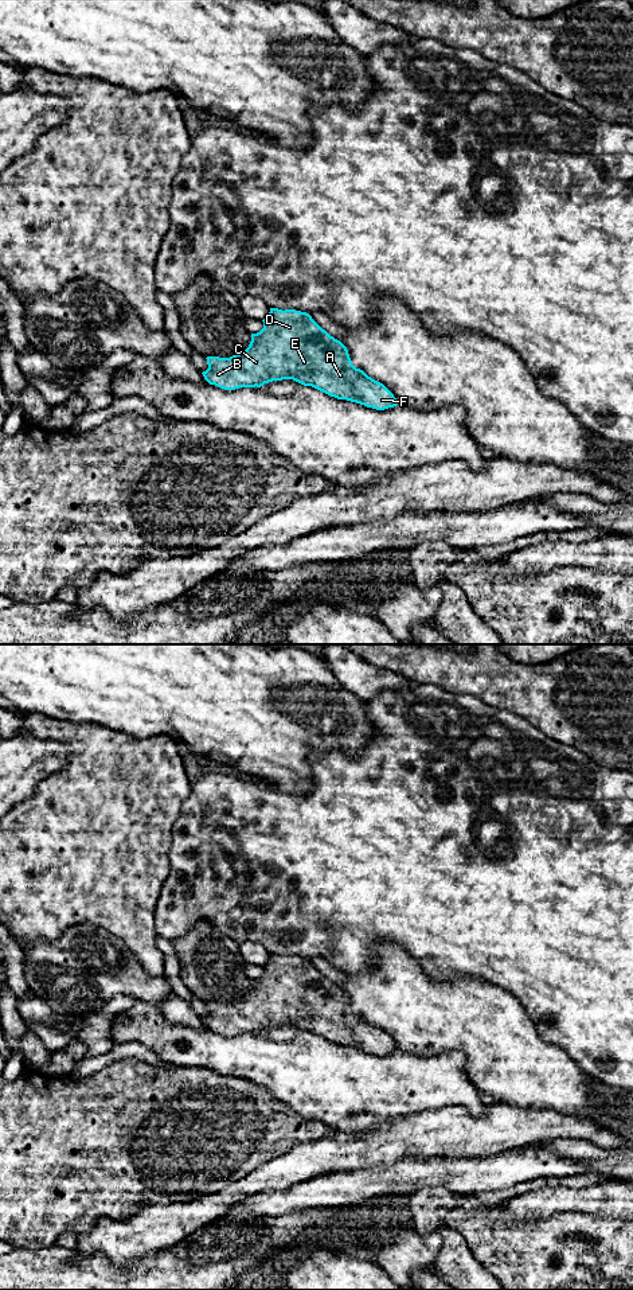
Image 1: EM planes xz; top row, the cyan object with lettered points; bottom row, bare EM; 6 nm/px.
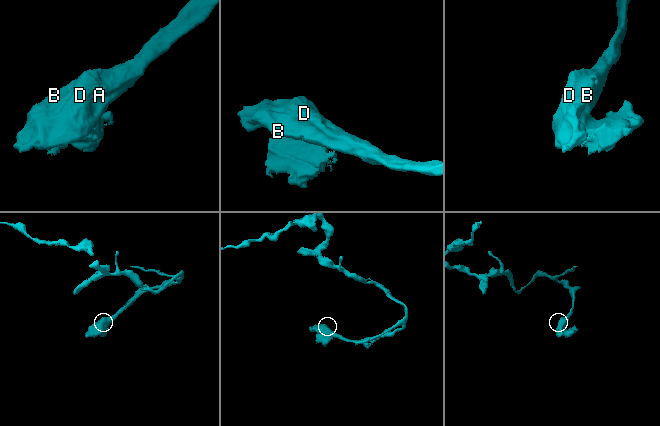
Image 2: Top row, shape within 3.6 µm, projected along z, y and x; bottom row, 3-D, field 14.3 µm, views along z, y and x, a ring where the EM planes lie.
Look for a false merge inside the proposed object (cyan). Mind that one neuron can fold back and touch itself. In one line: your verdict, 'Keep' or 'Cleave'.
Keep

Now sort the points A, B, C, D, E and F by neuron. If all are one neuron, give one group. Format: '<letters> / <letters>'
A B C D E F

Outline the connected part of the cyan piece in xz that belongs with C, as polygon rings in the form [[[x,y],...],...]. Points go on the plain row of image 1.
[[[270,954],[269,960],[262,967],[263,974],[251,979],[251,987],[243,998],[230,1003],[206,1003],[208,1014],[202,1020],[210,1030],[235,1036],[261,1033],[273,1026],[293,1025],[337,1045],[347,1045],[376,1056],[398,1051],[394,1040],[383,1029],[352,1010],[347,993],[323,975],[309,959]]]

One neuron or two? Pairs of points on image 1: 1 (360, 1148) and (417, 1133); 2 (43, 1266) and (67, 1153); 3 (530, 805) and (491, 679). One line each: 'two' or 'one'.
1: one
2: two
3: two

